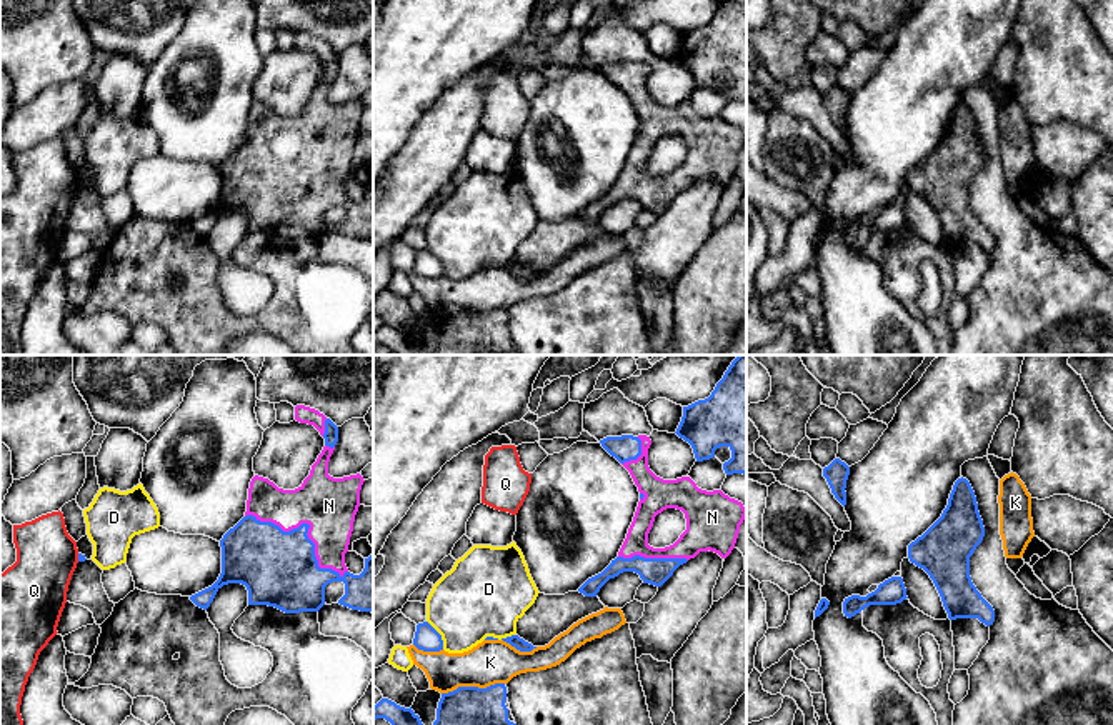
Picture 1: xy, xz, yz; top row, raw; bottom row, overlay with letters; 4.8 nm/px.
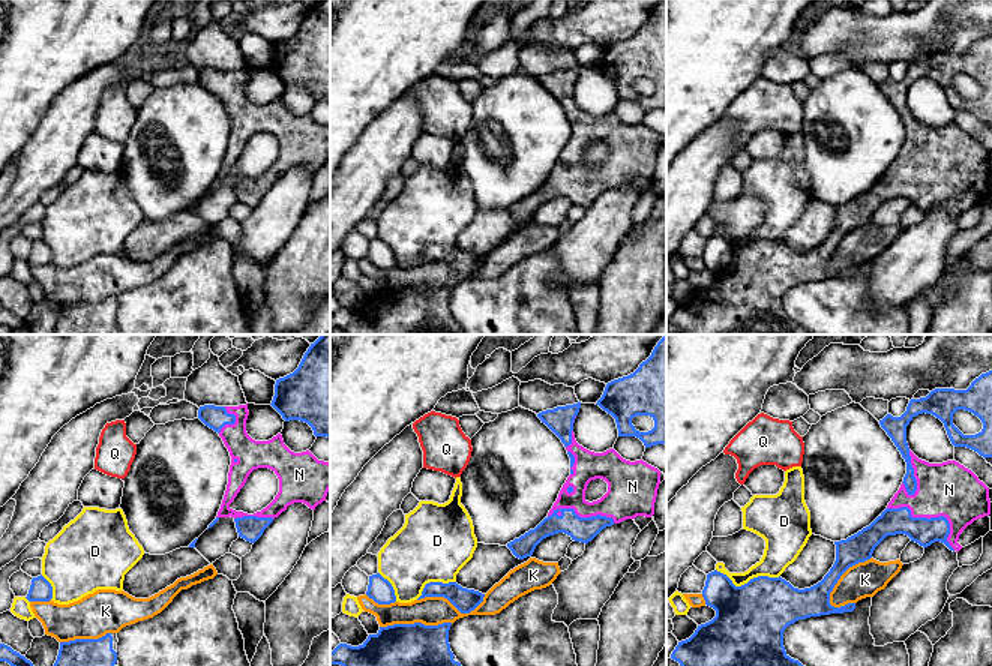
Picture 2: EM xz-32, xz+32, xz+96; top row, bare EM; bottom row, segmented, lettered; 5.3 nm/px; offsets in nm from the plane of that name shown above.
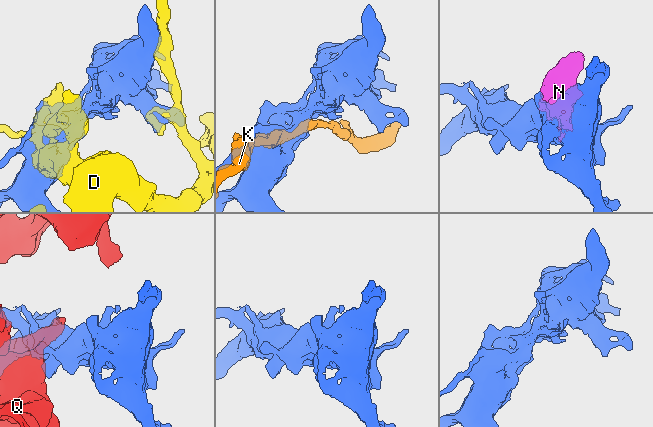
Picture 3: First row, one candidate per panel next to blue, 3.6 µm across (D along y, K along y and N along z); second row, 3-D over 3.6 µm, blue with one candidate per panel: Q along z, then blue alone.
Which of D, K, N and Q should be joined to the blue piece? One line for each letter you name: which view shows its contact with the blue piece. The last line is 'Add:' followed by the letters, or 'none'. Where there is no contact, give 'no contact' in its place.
N: meets blue in xy
Add: N

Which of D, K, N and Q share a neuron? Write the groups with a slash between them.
D / K / N / Q

